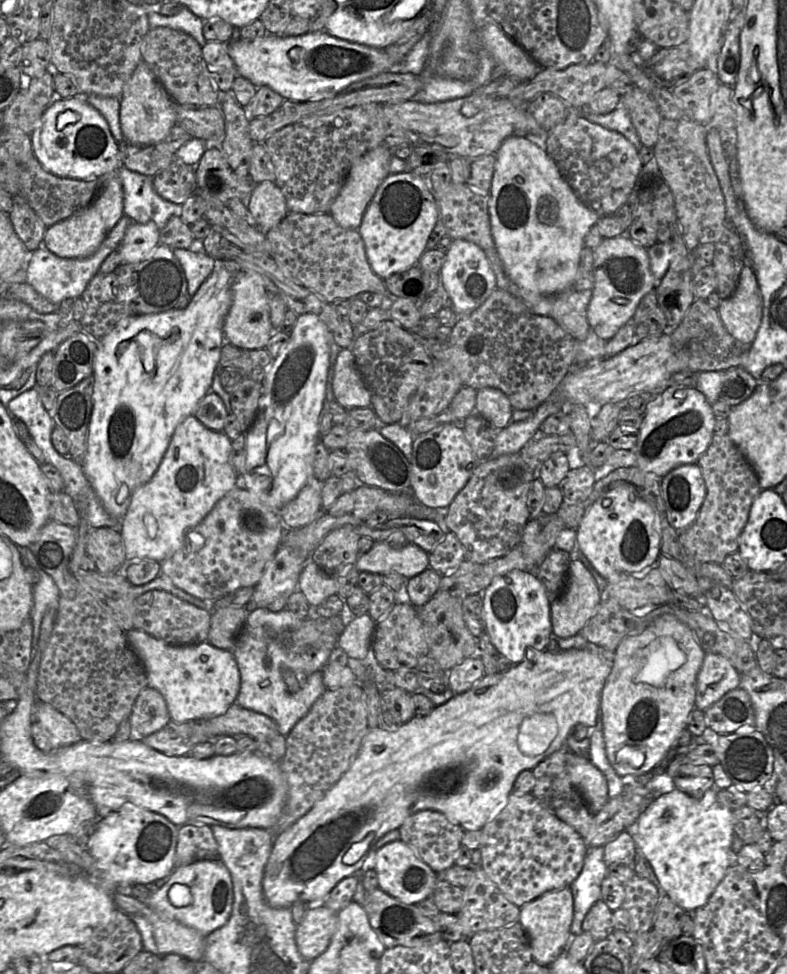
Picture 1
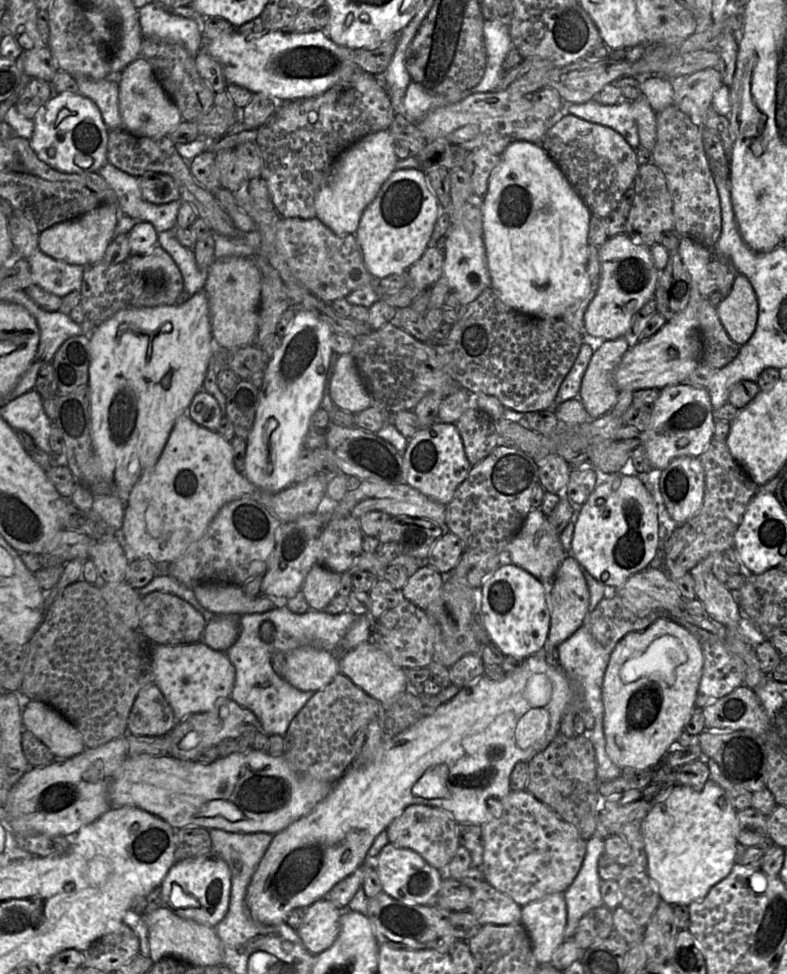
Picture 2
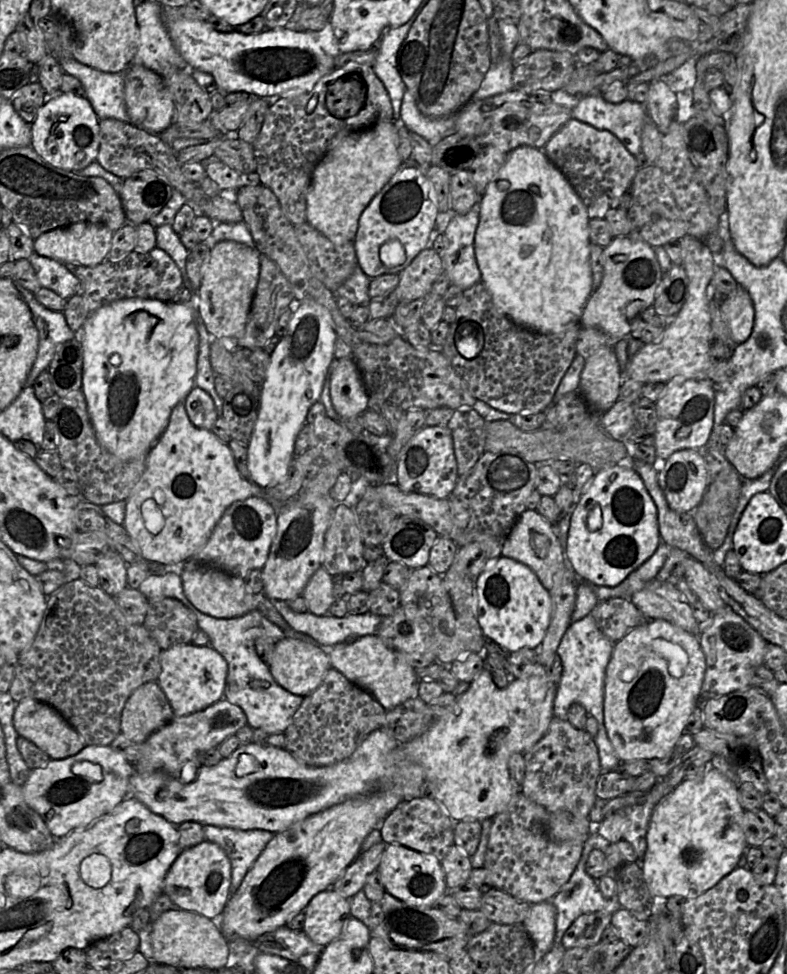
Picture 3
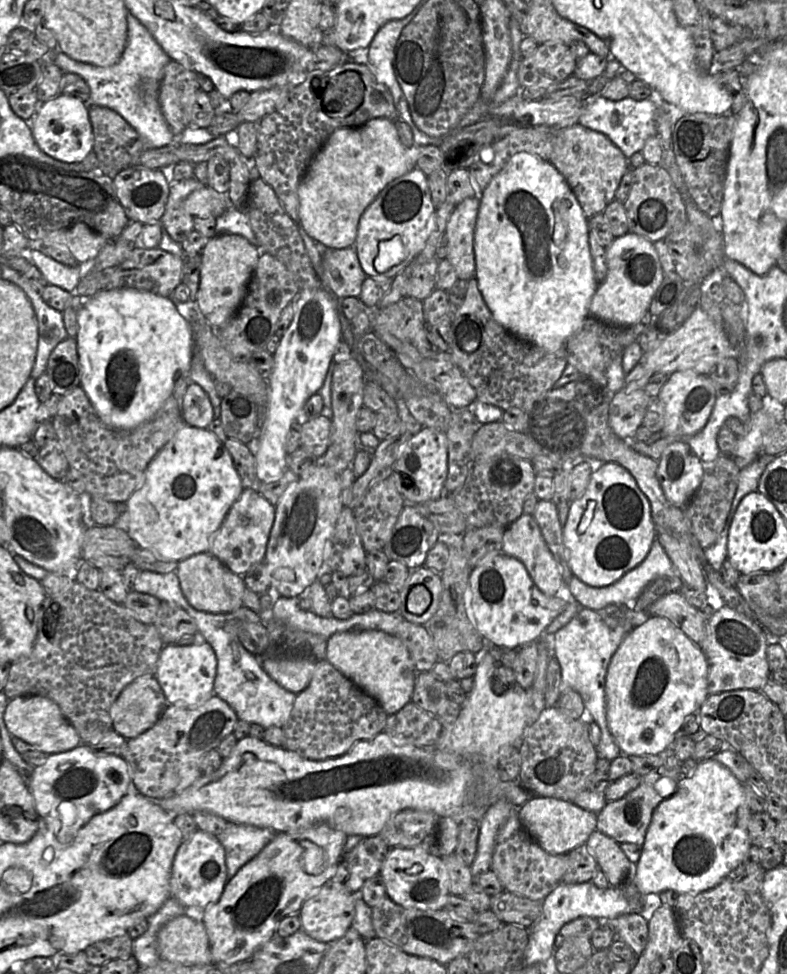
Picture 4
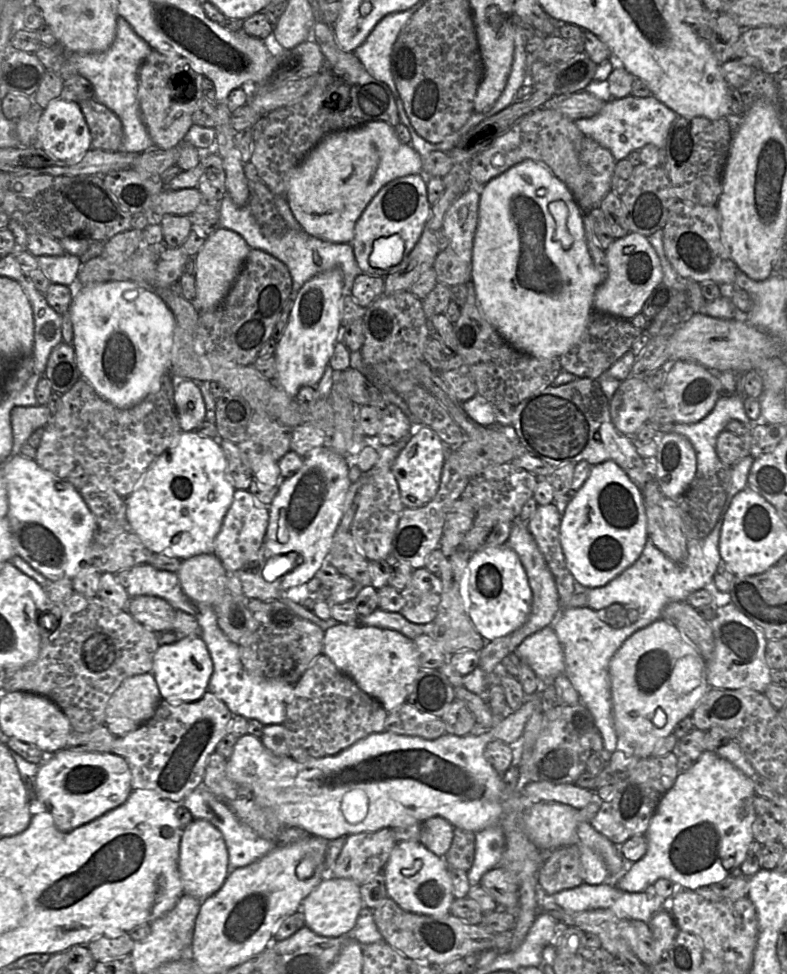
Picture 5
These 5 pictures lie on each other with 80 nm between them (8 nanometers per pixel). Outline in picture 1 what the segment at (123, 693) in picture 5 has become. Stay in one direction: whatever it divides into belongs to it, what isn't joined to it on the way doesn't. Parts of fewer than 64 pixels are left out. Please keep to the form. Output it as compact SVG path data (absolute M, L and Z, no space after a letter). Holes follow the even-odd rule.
M147 686L137 697L129 715L134 737L146 737L163 729L170 721L163 696Z

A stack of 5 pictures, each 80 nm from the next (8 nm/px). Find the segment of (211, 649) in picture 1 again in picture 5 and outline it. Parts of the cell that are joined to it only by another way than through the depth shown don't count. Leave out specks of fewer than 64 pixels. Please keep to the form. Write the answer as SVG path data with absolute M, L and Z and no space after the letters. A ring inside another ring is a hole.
M199 636L182 637L172 644L164 644L157 649L151 674L163 700L171 703L190 703L200 700L207 692L213 673L213 663L205 642Z

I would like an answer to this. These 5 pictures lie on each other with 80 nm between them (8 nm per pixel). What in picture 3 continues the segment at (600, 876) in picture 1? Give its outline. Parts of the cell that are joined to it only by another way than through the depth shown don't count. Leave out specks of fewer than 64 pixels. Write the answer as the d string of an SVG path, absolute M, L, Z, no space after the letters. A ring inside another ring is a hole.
M595 830L590 833L583 844L583 850L577 867L570 877L570 879L560 888L558 893L550 900L556 909L556 933L554 945L561 943L565 931L571 926L576 918L583 914L604 911L607 913L614 913L621 908L616 898L606 898L602 895L598 888L597 881L589 876L586 872L586 862L591 851L595 848L602 848L603 843L607 841Z

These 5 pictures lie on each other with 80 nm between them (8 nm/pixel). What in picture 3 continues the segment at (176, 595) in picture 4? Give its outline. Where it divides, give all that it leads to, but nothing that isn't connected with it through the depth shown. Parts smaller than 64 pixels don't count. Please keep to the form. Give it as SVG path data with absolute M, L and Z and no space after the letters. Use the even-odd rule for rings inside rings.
M174 569L164 575L149 574L138 588L149 601L159 601L173 598L180 601L188 609L195 608L184 594L179 569Z

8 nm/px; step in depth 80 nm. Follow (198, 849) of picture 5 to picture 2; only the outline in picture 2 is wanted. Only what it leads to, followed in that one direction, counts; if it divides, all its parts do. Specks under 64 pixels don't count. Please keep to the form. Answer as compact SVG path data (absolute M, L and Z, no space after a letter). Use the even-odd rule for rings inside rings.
M214 851L176 862L160 884L164 907L178 916L216 927L225 917L231 894L231 873L227 863Z

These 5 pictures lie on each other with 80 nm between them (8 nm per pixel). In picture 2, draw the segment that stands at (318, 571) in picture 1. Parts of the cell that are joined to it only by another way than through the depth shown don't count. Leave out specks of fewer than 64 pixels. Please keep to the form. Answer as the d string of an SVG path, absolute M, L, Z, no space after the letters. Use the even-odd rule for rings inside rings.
M316 563L309 570L301 587L309 609L323 611L337 595L341 574L334 573Z

